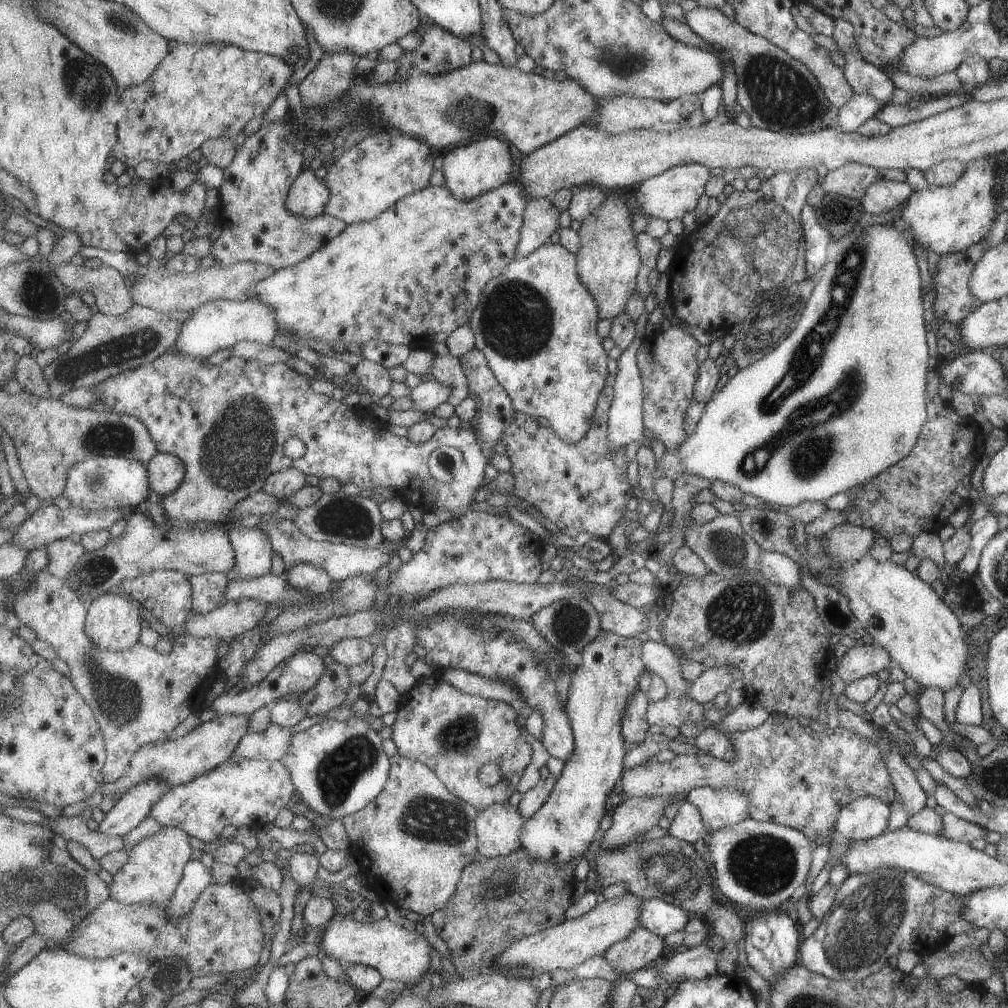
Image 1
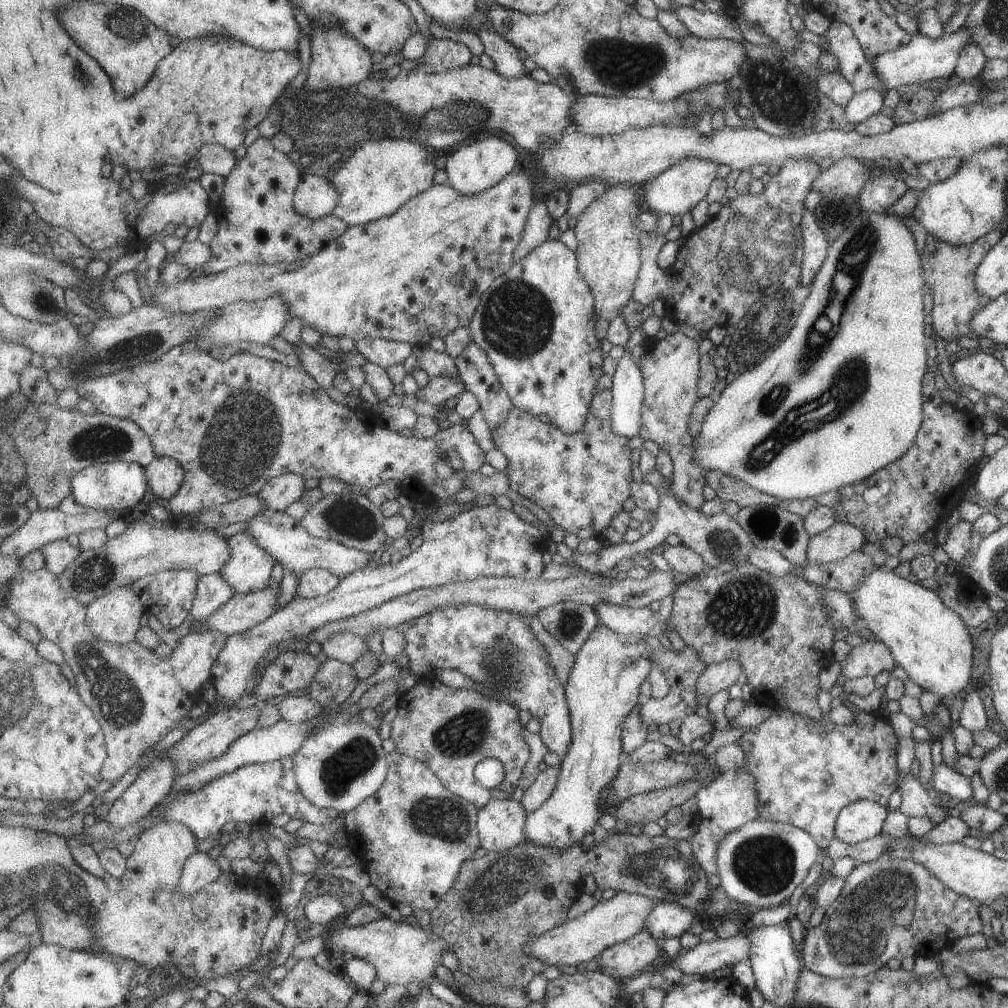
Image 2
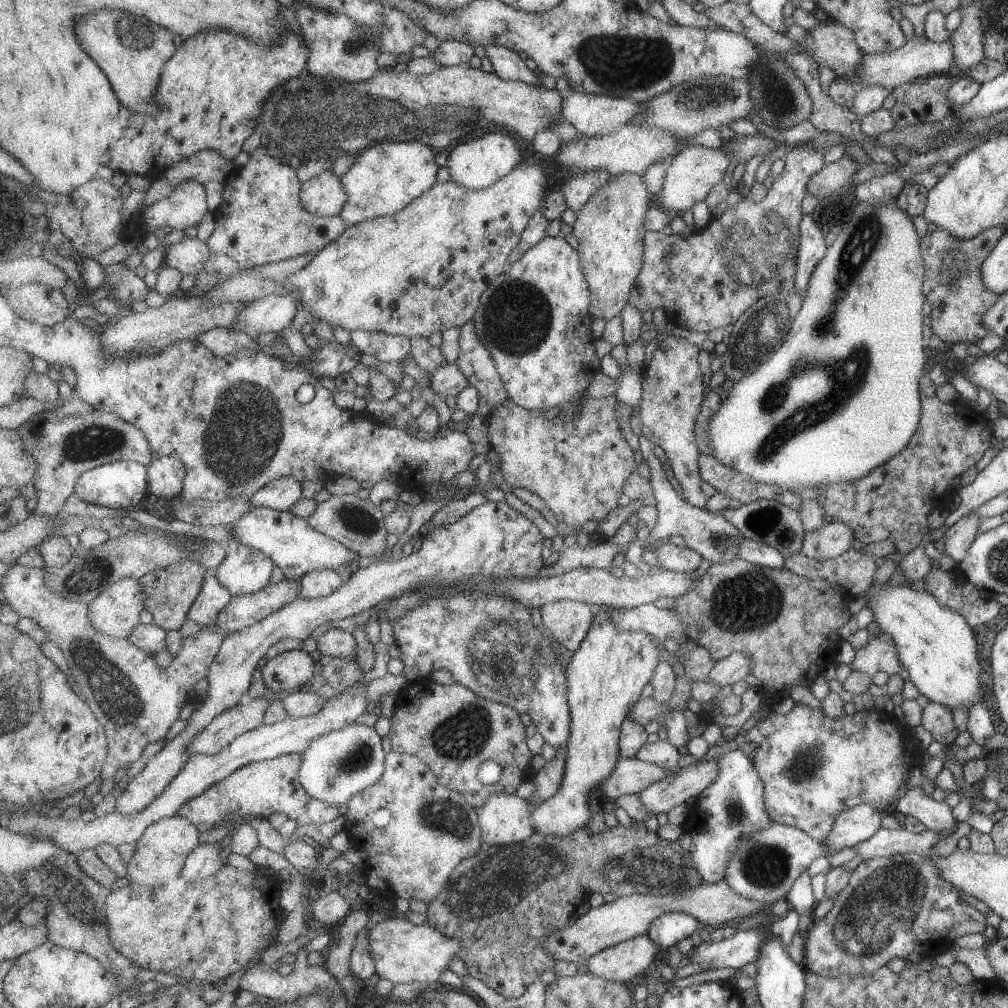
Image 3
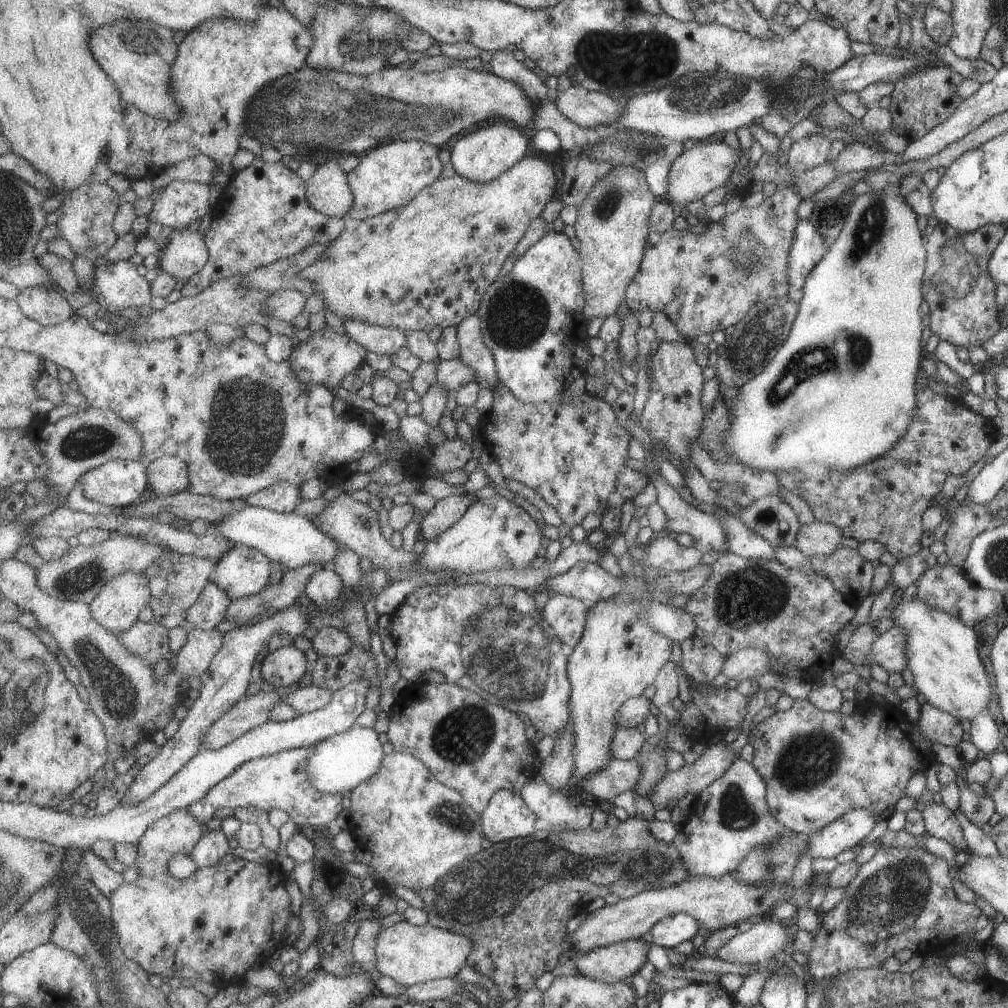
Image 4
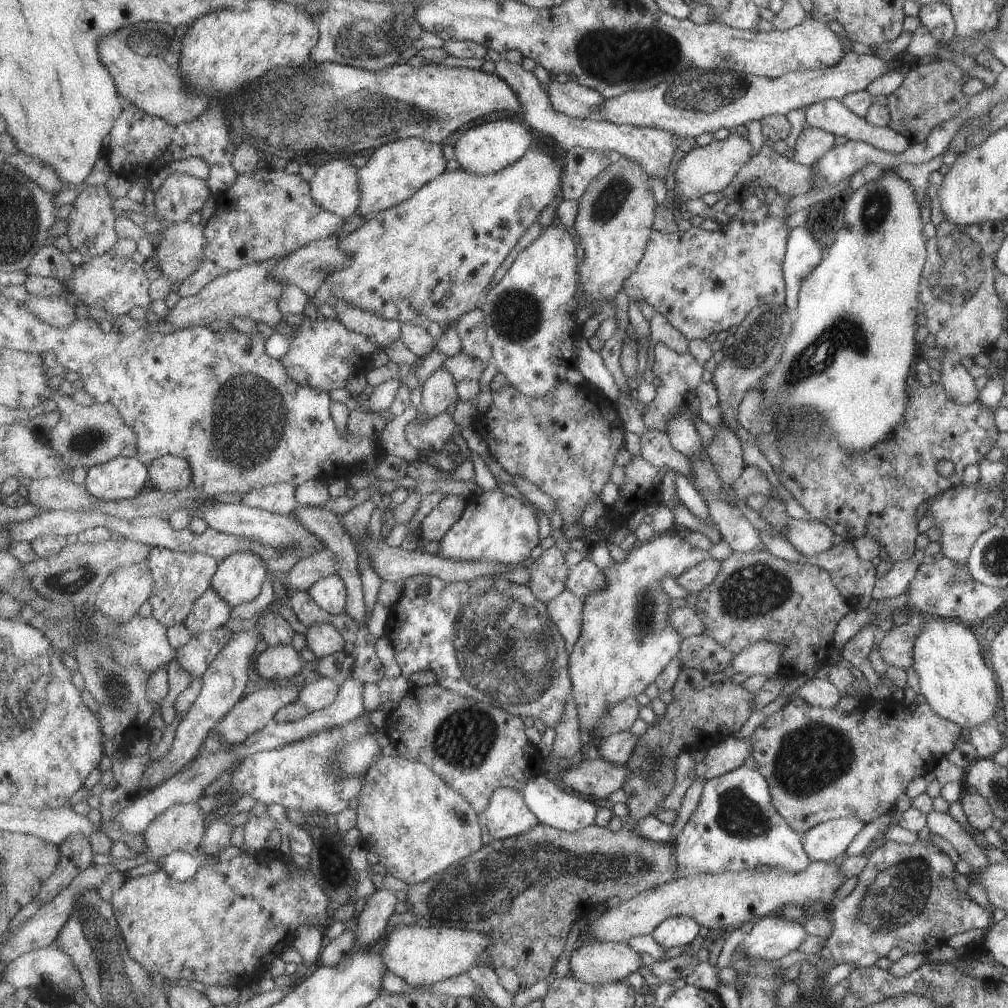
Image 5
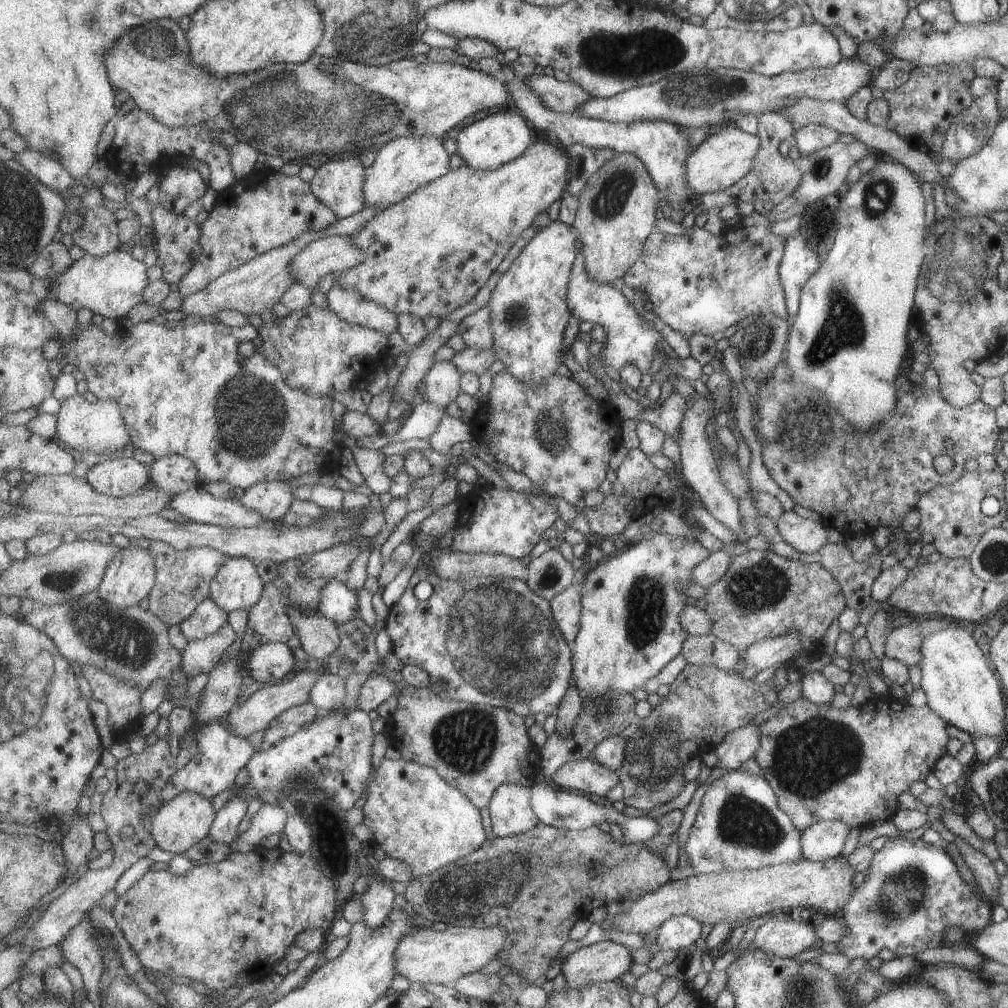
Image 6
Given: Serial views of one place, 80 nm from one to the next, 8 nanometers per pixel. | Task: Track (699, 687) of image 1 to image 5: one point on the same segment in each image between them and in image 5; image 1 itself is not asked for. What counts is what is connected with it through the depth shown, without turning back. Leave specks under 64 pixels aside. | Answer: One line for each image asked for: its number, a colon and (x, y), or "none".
2: (716, 676)
3: (736, 666)
4: (749, 662)
5: (762, 657)

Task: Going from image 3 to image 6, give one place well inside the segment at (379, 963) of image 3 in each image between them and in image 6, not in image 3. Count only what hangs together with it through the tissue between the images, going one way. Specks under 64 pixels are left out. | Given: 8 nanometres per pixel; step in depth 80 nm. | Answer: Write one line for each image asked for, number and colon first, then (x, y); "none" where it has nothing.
4: (409, 954)
5: (422, 956)
6: (443, 955)

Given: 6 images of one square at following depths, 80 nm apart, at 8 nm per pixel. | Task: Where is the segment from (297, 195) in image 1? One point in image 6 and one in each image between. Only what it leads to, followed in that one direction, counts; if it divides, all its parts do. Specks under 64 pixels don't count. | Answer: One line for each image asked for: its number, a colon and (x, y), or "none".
2: (316, 197)
3: (324, 195)
4: (329, 191)
5: (335, 186)
6: (339, 184)

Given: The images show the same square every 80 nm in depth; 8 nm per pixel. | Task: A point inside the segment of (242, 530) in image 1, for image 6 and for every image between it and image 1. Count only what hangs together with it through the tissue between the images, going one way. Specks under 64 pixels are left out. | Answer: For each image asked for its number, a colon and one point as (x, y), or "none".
2: (250, 569)
3: (245, 570)
4: (243, 571)
5: (239, 578)
6: (237, 586)

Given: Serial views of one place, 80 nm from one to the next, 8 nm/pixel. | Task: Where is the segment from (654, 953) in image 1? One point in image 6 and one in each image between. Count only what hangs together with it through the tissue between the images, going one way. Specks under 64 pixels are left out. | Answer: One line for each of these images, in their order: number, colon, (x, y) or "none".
2: (626, 958)
3: (620, 962)
4: (619, 961)
5: (600, 962)
6: (604, 961)

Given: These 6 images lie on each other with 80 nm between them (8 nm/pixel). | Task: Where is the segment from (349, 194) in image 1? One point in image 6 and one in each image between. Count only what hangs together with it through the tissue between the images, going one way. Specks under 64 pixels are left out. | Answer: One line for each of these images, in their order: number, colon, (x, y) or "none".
2: (377, 179)
3: (385, 178)
4: (388, 177)
5: (395, 171)
6: (405, 164)

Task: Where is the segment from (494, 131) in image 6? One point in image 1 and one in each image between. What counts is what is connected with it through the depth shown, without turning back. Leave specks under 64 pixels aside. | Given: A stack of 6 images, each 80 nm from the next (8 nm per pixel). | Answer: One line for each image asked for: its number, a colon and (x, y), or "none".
1: (472, 170)
2: (474, 167)
3: (477, 163)
4: (482, 156)
5: (486, 149)

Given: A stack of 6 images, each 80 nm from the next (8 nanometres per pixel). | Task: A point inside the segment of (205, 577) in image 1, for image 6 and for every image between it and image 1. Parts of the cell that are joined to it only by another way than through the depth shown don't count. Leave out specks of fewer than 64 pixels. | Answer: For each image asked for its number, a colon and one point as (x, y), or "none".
2: (214, 591)
3: (214, 597)
4: (211, 609)
5: (212, 612)
6: (209, 617)

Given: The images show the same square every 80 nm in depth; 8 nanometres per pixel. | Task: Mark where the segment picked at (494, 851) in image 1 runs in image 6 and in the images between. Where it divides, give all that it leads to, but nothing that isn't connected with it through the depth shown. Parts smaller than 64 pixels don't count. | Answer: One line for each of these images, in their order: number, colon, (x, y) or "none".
2: (502, 822)
3: (506, 819)
4: (507, 816)
5: (508, 814)
6: (511, 811)

